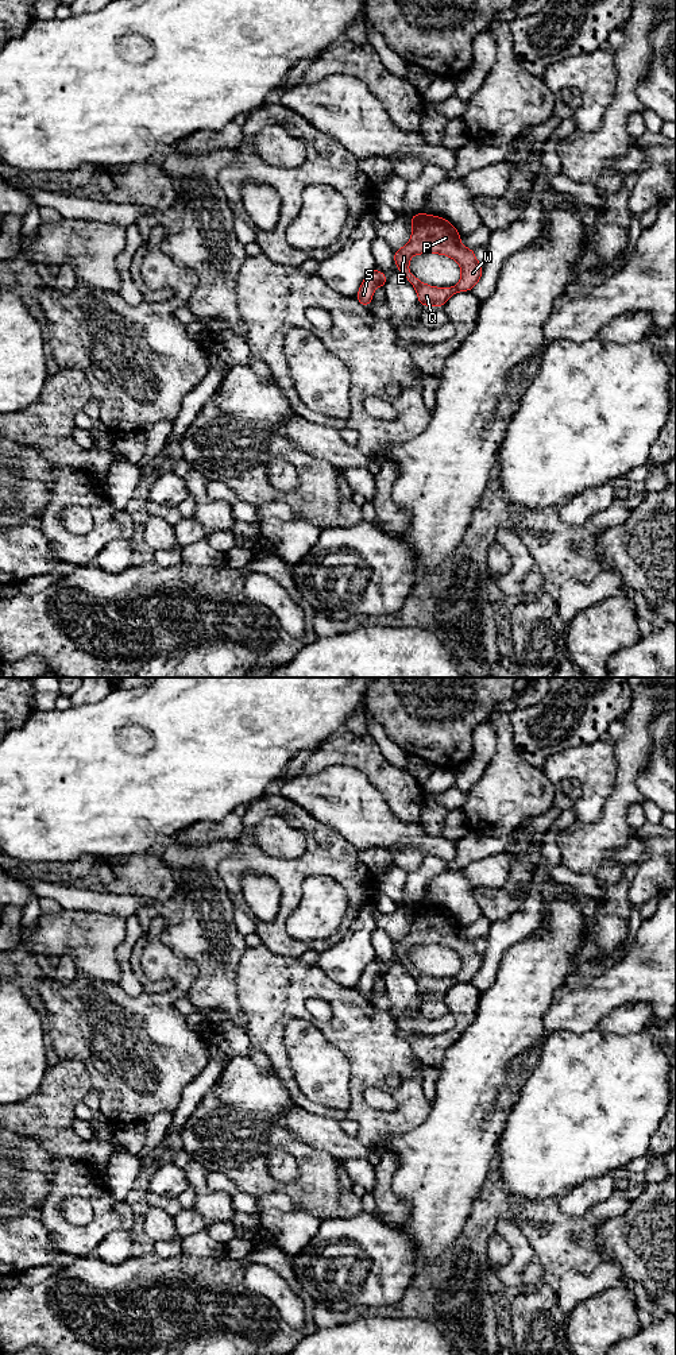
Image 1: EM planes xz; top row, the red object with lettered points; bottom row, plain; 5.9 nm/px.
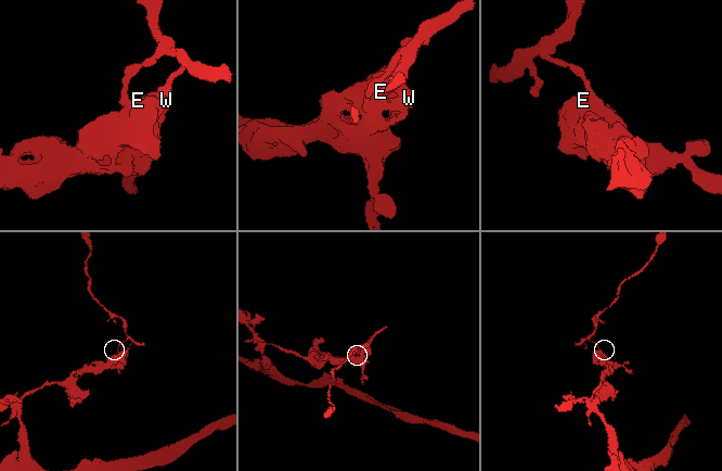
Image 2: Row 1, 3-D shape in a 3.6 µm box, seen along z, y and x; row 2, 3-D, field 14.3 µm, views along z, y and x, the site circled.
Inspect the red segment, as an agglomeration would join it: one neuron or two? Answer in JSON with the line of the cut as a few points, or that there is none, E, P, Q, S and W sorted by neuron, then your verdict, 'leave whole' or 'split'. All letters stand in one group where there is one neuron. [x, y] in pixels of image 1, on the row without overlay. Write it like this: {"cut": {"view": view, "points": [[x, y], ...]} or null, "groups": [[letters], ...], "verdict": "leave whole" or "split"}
{"cut": {"view": "xz", "points": [[381, 962], [377, 976]]}, "groups": [["E", "P", "Q", "W"], ["S"]], "verdict": "split"}

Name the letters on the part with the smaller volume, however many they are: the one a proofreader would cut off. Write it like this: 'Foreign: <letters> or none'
Foreign: S

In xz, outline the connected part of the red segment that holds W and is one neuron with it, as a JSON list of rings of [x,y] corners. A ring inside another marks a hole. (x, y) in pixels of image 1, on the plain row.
[[[417,904],[410,908],[412,930],[401,941],[394,942],[398,962],[414,977],[420,996],[444,997],[457,983],[470,983],[480,970],[483,958],[474,941],[460,935],[460,924],[444,908]],[[414,945],[443,945],[455,950],[461,960],[461,972],[453,978],[433,978],[409,964],[409,951]]]

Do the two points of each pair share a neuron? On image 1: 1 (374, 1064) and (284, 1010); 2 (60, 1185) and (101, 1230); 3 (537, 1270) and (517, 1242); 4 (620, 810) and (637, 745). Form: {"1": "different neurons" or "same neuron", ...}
{"1": "same neuron", "2": "same neuron", "3": "different neurons", "4": "same neuron"}

